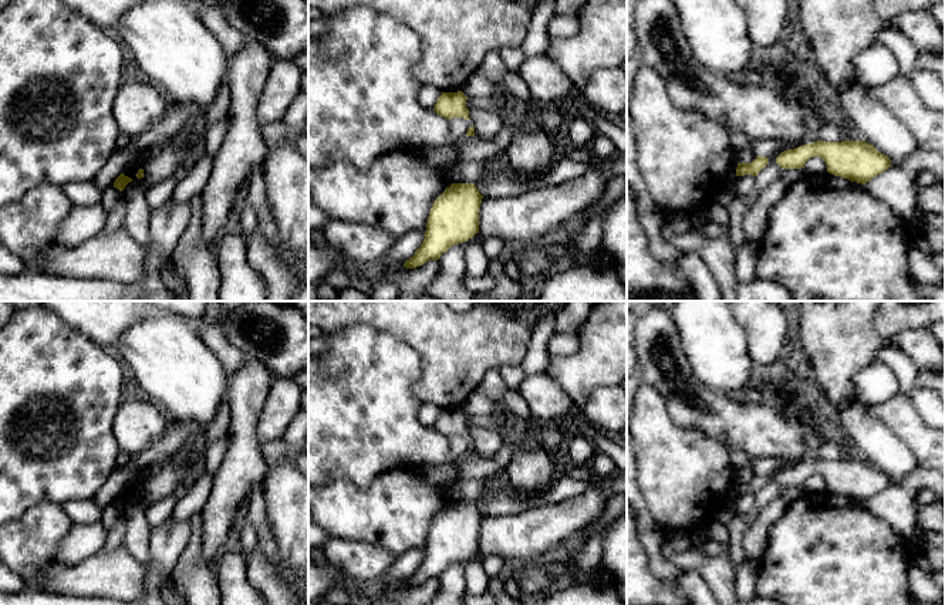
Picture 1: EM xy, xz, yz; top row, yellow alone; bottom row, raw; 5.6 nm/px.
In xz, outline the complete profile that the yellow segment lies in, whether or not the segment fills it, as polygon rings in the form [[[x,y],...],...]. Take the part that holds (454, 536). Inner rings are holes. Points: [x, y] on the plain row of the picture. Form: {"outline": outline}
{"outline": [[[452,501],[446,506],[432,523],[421,565],[404,584],[415,587],[439,578],[452,564],[479,551],[482,517],[475,501]]]}

